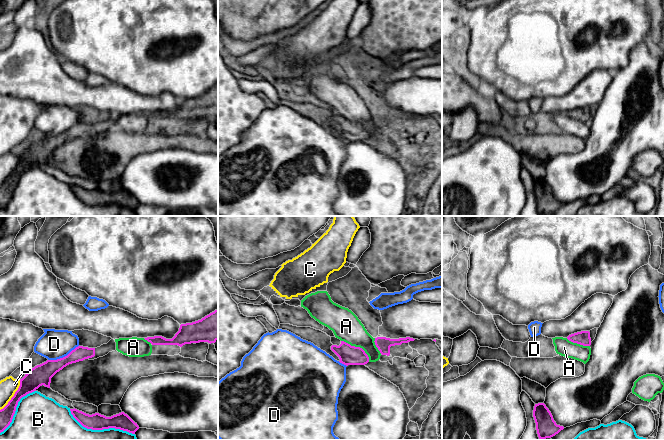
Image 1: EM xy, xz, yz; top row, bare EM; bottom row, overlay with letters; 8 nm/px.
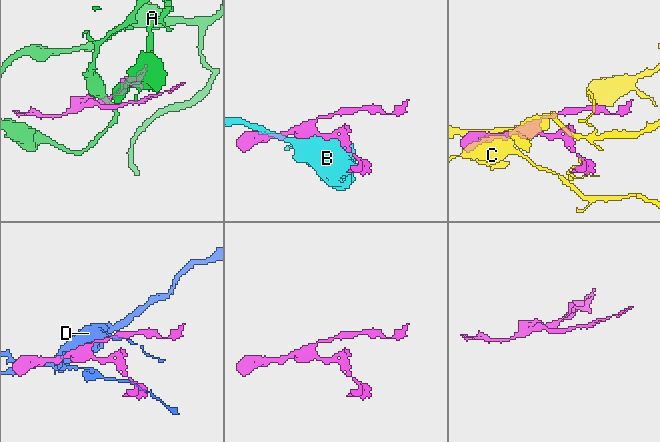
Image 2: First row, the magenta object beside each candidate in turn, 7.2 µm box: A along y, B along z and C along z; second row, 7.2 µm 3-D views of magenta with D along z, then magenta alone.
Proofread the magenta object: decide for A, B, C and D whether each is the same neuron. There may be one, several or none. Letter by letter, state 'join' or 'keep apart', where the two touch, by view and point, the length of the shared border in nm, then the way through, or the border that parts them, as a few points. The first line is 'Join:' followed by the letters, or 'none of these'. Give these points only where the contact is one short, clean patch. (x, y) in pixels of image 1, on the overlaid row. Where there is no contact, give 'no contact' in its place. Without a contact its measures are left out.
Join: none of these
A: keep apart; meets magenta in xz at (358, 347); contact 280 nm long; border along xz (341, 340), (351, 345), (359, 346), (367, 355), (369, 361)
B: keep apart; meets magenta in xy at (15, 409); contact 460 nm long
C: keep apart; meets magenta in xy at (14, 395); contact 300 nm long
D: keep apart; meets magenta in xy at (63, 357); contact 280 nm long

